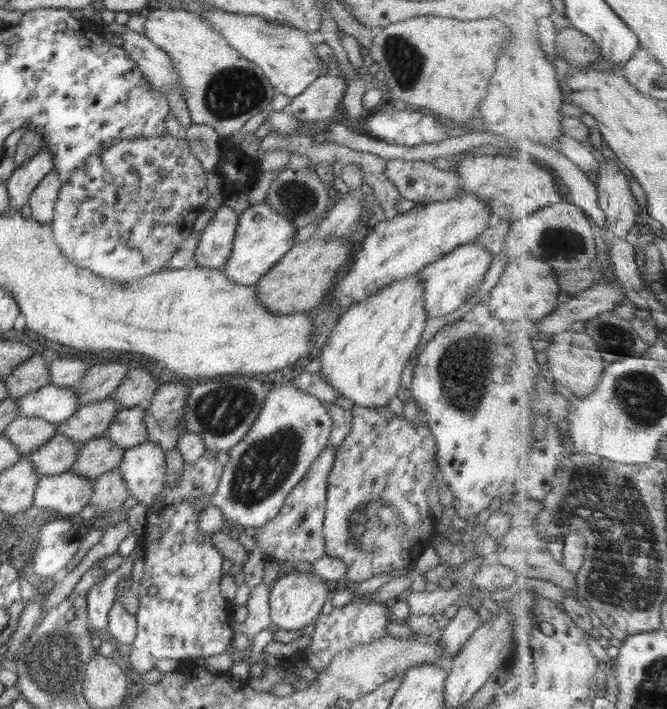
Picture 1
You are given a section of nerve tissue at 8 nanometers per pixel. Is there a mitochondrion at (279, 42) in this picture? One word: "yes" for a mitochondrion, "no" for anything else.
yes

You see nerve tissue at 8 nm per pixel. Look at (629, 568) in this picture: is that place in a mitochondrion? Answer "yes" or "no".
yes

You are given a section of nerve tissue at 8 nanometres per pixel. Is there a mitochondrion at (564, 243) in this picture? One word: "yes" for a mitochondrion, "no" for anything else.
yes

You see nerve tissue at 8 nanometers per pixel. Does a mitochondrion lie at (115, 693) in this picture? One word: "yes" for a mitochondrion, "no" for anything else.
no

